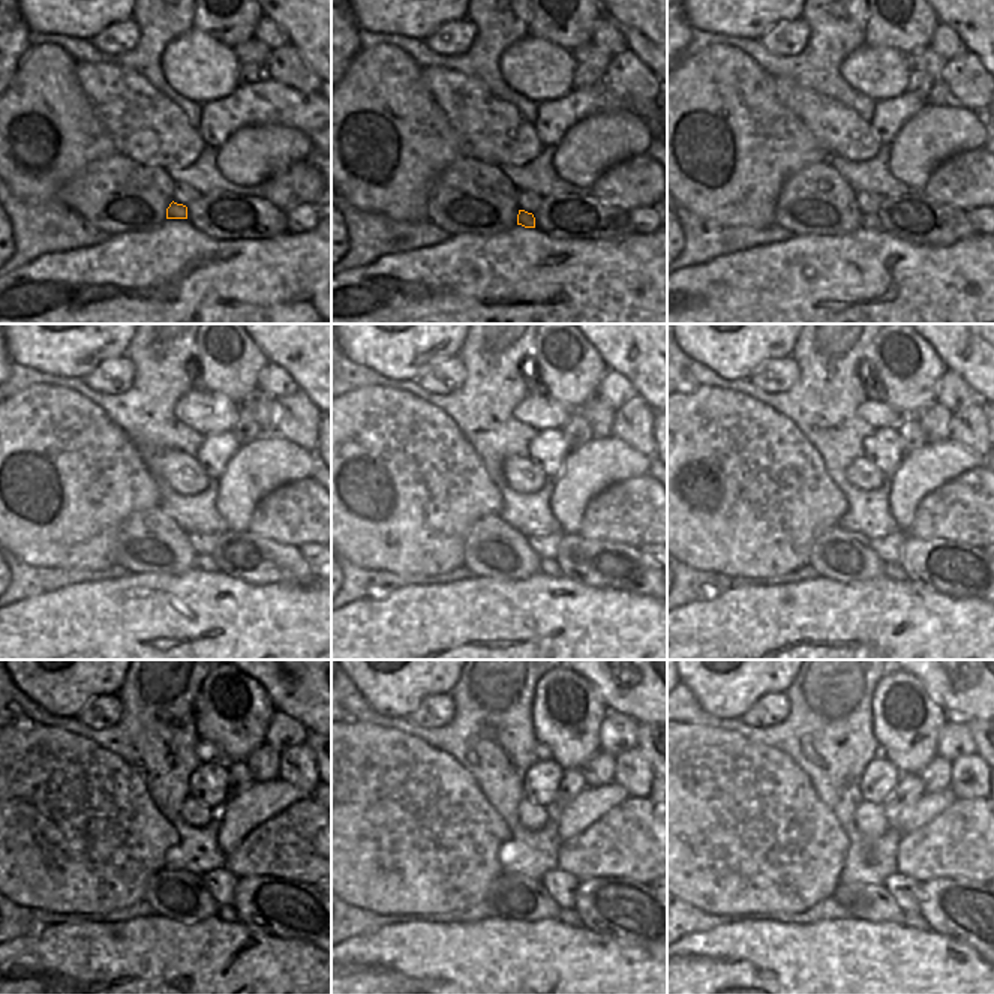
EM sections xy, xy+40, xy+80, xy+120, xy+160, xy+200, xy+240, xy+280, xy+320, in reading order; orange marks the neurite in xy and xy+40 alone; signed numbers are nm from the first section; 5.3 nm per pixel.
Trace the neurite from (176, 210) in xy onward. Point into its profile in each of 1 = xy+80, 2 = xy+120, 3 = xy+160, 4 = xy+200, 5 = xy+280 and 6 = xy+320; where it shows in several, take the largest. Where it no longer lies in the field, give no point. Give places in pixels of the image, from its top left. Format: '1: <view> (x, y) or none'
1: xy+80 (873, 222)
2: xy+120 (201, 561)
3: xy+160 (549, 567)
4: xy+200 (892, 571)
5: xy+280 (568, 916)
6: xy+320 (915, 921)

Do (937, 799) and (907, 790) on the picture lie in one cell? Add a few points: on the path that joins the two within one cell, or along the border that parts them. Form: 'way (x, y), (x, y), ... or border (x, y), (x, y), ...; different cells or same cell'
border (925, 792), (898, 817); different cells

